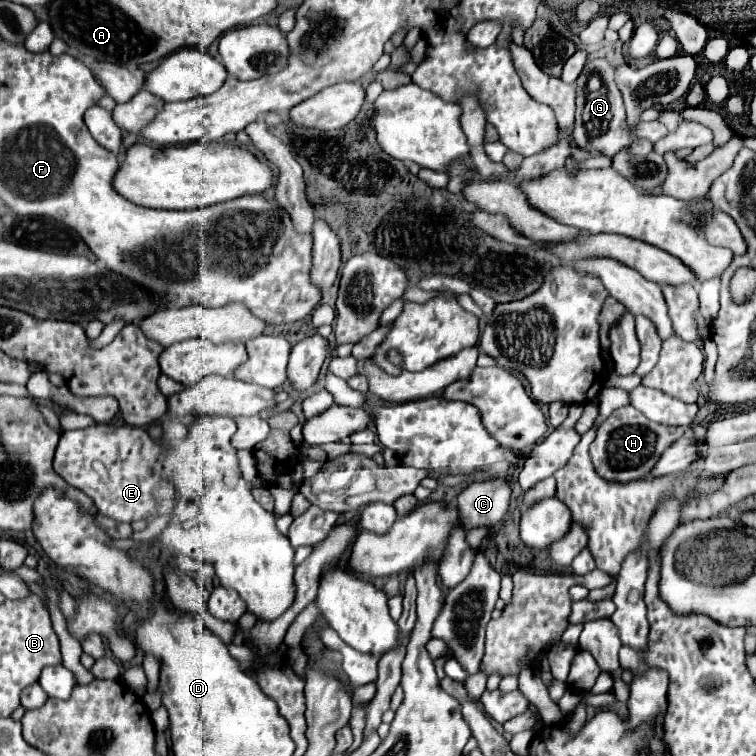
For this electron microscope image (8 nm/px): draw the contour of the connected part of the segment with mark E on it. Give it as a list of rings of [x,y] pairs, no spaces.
[[[88,426],[62,434],[54,454],[54,472],[70,486],[88,494],[100,514],[118,522],[146,520],[156,506],[152,492],[158,480],[152,476],[152,466],[158,454],[160,446],[144,428]]]

